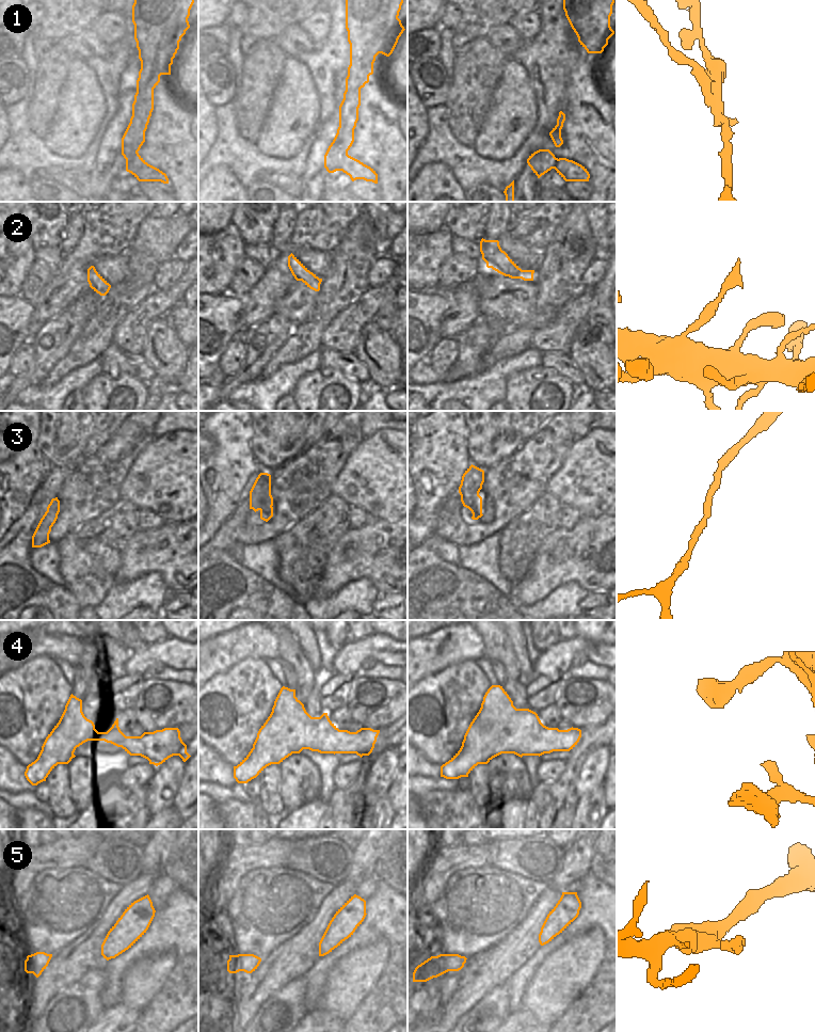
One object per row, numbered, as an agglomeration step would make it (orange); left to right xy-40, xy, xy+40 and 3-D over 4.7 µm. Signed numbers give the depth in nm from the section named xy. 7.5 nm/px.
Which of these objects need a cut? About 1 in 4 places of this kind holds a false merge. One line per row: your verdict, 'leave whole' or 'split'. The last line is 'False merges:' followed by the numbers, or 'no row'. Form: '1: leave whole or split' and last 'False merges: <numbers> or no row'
1: split
2: leave whole
3: leave whole
4: leave whole
5: leave whole
False merges: 1

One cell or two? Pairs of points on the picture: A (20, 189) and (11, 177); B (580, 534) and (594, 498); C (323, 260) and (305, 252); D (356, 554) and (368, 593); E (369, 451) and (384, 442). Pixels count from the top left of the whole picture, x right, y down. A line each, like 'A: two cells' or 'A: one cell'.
A: one cell
B: two cells
C: one cell
D: two cells
E: one cell

